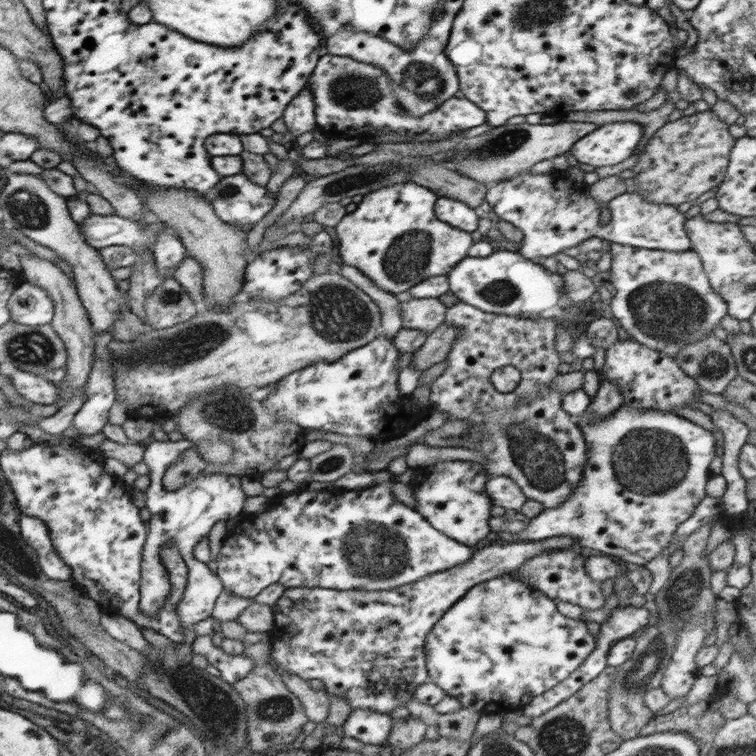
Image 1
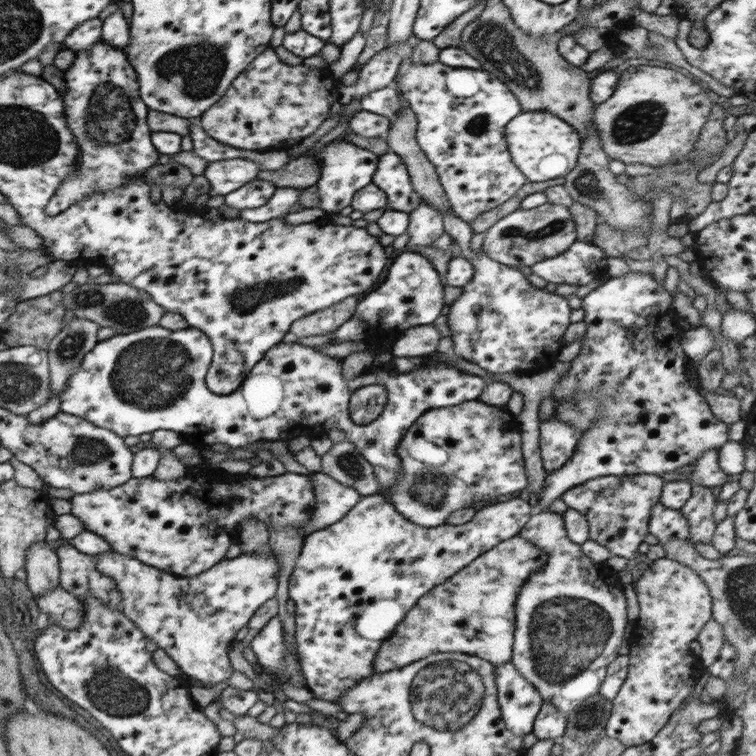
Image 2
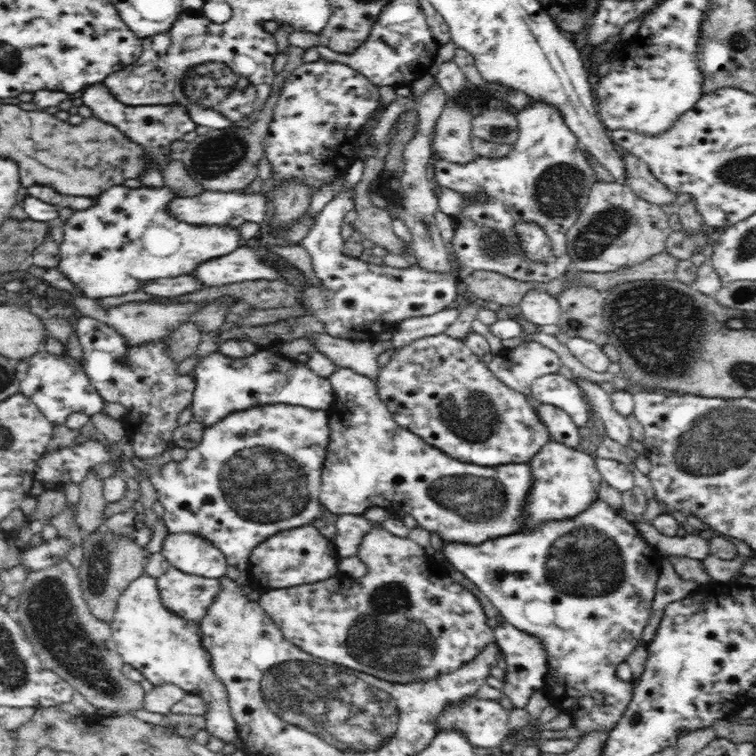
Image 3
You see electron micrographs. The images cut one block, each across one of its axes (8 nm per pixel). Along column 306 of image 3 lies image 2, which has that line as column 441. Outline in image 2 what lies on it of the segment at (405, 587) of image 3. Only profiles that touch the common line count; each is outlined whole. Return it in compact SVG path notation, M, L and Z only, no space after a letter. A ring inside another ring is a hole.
M519 534L475 558L449 580L432 588L376 652L373 672L388 672L442 652L478 656L498 666L511 660L515 603L528 576L547 561L547 554Z

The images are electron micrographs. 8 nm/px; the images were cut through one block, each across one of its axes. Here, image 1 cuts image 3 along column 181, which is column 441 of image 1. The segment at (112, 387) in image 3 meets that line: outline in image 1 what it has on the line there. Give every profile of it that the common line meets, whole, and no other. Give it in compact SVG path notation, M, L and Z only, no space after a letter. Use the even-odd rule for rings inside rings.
M459 301L447 308L444 323L458 328L458 333L445 360L445 372L430 385L431 409L446 412L448 420L466 420L470 424L480 424L480 428L488 435L482 435L484 439L478 443L474 452L478 452L486 460L481 466L489 476L512 478L528 499L537 500L548 508L568 501L568 495L574 493L586 467L588 446L575 416L562 408L563 394L550 389L553 380L561 376L558 366L562 364L562 359L555 348L558 322L552 318L532 320L492 314ZM502 366L514 366L522 375L521 382L508 393L499 392L491 382L492 373Z

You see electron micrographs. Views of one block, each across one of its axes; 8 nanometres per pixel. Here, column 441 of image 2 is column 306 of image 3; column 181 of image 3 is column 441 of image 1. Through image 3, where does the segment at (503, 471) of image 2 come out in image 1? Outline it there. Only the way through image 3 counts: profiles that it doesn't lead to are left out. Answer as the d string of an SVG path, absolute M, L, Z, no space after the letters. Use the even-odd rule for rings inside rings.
M440 460L430 466L412 468L415 479L409 484L415 493L418 511L442 534L460 544L478 547L490 534L491 508L490 496L486 494L488 472L481 464L463 460Z

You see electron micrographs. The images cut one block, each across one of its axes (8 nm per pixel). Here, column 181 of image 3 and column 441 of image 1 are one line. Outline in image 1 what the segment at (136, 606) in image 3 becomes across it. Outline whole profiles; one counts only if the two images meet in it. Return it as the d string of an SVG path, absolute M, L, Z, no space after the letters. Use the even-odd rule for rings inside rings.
M507 574L500 577L492 577L491 580L476 584L473 588L470 588L464 596L461 596L460 600L430 629L429 634L426 636L424 653L429 682L440 686L450 697L458 699L463 708L474 709L484 715L496 714L502 717L502 715L506 713L522 710L535 696L544 694L547 690L561 683L562 680L568 678L568 676L586 660L586 657L594 651L595 643L596 638L594 638L588 628L586 628L586 622L563 616L558 611L554 601L539 591L530 589L517 578Z

